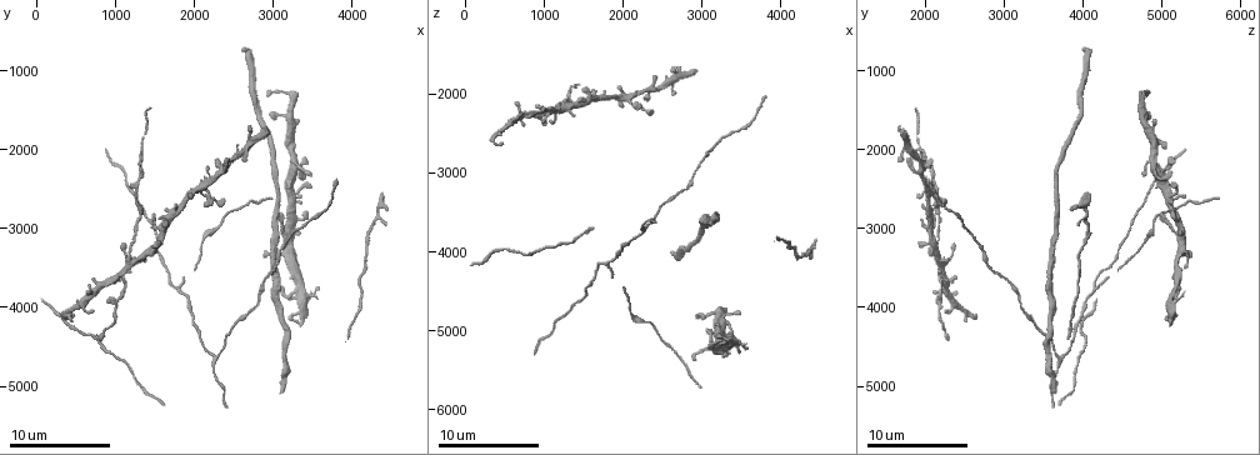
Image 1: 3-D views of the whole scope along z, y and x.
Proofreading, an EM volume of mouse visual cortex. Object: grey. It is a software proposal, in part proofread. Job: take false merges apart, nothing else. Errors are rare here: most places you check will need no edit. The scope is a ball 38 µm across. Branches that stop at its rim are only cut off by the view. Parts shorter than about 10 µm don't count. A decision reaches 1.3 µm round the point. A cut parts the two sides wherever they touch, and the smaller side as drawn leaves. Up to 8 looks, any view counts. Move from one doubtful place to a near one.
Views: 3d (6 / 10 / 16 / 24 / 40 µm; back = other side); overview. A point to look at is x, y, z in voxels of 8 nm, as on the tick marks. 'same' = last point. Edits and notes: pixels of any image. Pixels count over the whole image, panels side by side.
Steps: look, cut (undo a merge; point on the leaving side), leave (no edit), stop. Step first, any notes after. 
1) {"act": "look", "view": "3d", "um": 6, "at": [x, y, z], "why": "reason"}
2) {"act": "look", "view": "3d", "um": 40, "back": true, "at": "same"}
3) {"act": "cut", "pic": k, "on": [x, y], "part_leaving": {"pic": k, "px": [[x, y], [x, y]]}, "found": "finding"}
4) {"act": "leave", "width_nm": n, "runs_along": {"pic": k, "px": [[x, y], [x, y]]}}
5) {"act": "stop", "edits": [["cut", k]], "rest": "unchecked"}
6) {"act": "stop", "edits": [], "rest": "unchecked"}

{"act": "look", "view": "3d", "um": 16, "at": [1800, 3750, 4150], "why": "branch point"}

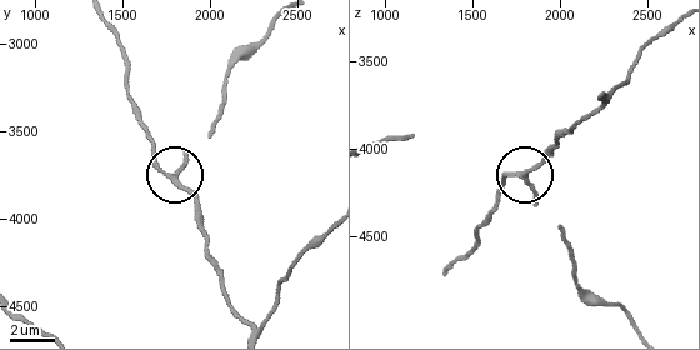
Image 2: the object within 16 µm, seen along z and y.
{"act": "look", "view": "3d", "um": 16, "back": true, "at": [1780, 3740, 4160]}

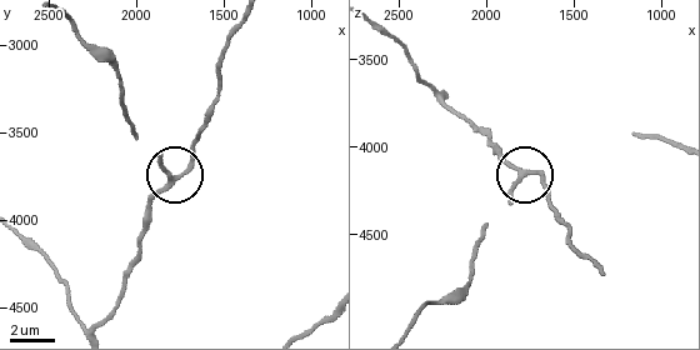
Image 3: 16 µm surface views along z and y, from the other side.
{"act": "leave", "width_nm": 190, "found": "one neuron here"}

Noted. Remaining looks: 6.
{"act": "look", "view": "3d", "um": 10, "at": [3150, 4400, 3550], "why": "sudden change in width"}

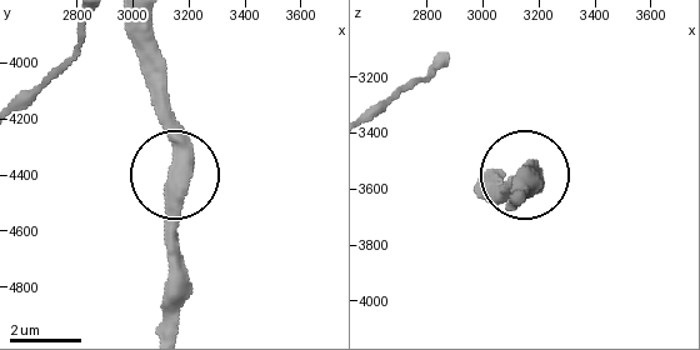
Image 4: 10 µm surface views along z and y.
{"act": "leave", "found": "all the same neuron"}

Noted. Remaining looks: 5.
{"act": "look", "view": "3d", "um": 16, "at": [3050, 3900, 3550]}

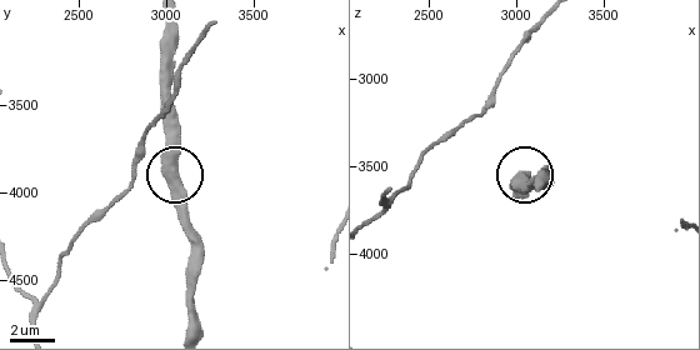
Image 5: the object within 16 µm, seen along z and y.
{"act": "look", "view": "3d", "um": 6, "at": "same"}

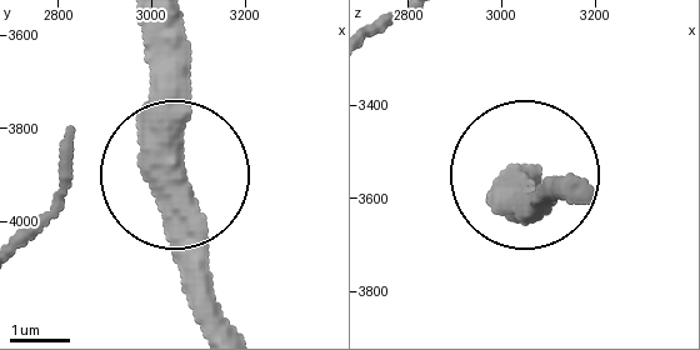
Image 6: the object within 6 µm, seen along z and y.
{"act": "leave", "width_nm": 510, "found": "all the same neuron"}

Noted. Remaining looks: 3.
{"act": "look", "view": "3d", "um": 10, "at": [2050, 2500, 2000], "why": "four or more arms meet"}

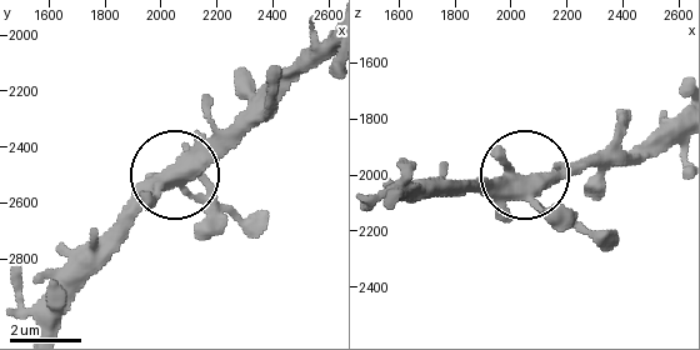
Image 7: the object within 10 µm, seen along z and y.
{"act": "look", "view": "3d", "um": 6, "at": [2050, 2500, 2030]}

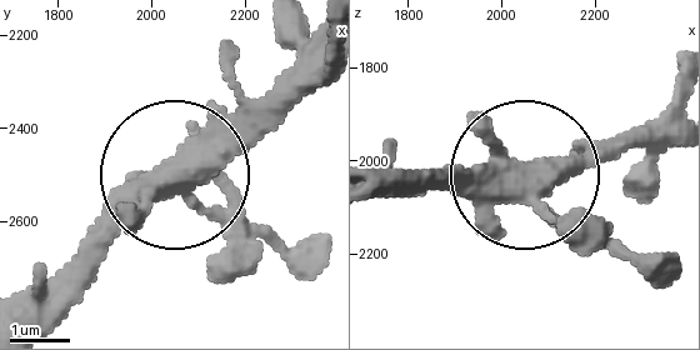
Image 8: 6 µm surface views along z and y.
{"act": "leave", "found": "all the same neuron"}

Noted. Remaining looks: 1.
{"act": "stop", "edits": [], "rest": "unchecked"}

